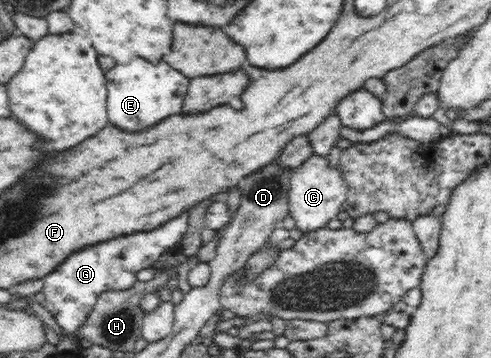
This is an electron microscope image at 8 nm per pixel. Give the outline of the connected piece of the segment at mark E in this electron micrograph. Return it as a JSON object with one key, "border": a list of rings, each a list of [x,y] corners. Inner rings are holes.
{"border":[[[134,57],[128,64],[115,65],[105,76],[109,123],[131,133],[144,132],[160,120],[182,112],[190,84],[188,76],[166,61],[152,63],[140,57]]]}

